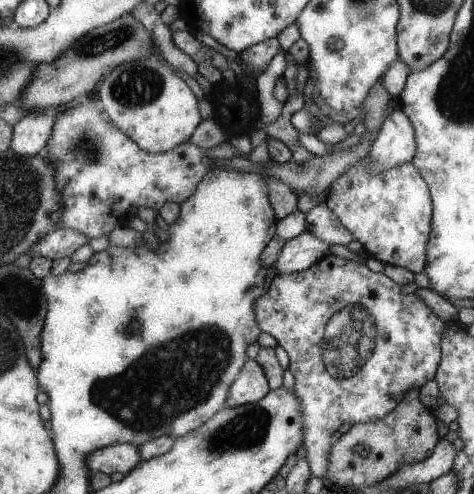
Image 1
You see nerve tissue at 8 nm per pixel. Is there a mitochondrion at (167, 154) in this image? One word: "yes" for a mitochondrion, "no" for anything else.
no

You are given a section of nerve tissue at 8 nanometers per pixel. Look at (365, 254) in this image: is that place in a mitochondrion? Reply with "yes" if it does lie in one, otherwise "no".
no

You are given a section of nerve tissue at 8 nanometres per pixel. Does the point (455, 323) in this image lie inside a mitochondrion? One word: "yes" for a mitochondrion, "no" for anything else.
no

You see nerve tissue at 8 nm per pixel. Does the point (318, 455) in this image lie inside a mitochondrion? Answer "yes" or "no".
no

